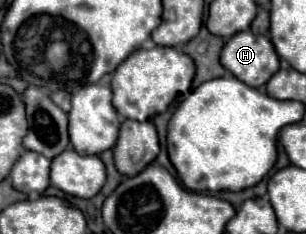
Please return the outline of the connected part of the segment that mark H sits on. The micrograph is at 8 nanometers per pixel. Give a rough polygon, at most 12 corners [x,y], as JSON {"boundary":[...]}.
{"boundary":[[233,35],[221,65],[249,87],[279,69],[267,35]]}

